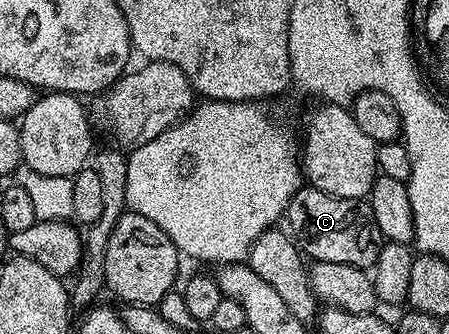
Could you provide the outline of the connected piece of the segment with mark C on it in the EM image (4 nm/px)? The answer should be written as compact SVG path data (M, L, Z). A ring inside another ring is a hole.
M303 187L296 191L296 195L288 203L284 214L288 232L294 238L299 249L311 262L323 261L324 263L344 263L348 267L373 270L374 264L384 244L384 238L380 227L376 227L376 215L372 215L372 207L366 199L344 199L333 197L324 191L313 187Z

